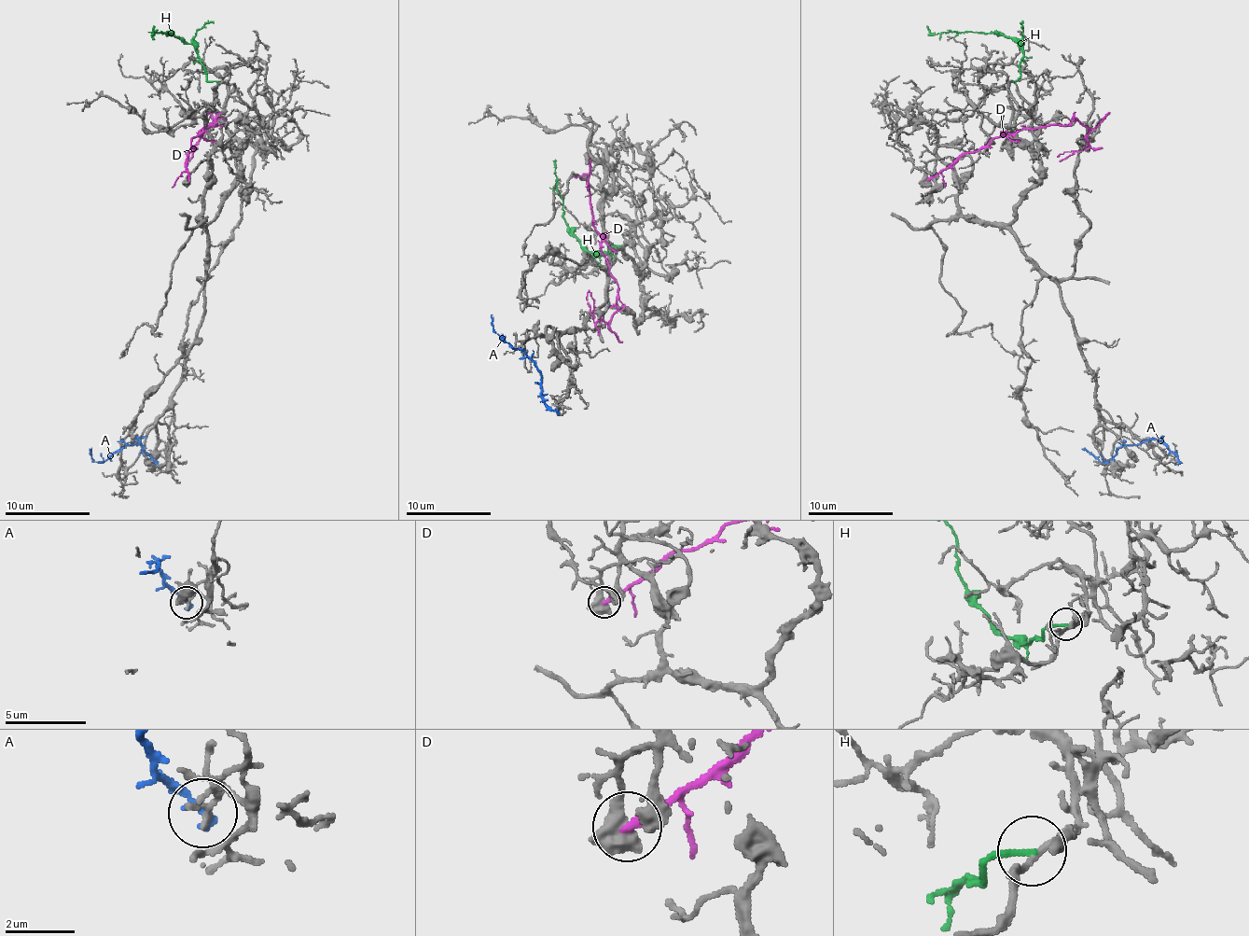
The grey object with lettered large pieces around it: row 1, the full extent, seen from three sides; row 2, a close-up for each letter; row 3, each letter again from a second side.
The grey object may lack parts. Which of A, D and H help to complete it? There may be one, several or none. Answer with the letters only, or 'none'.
none

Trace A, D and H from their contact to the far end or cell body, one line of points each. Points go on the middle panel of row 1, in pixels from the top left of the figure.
A: (555, 411), (545, 401), (540, 374), (525, 355), (493, 329), (492, 314)
D: (589, 160), (589, 209), (609, 273), (617, 284), (617, 312), (606, 323), (596, 320), (589, 312), (589, 290)
H: (619, 245), (609, 247), (609, 252), (596, 257), (581, 244), (564, 217), (562, 196), (555, 188), (555, 160)

